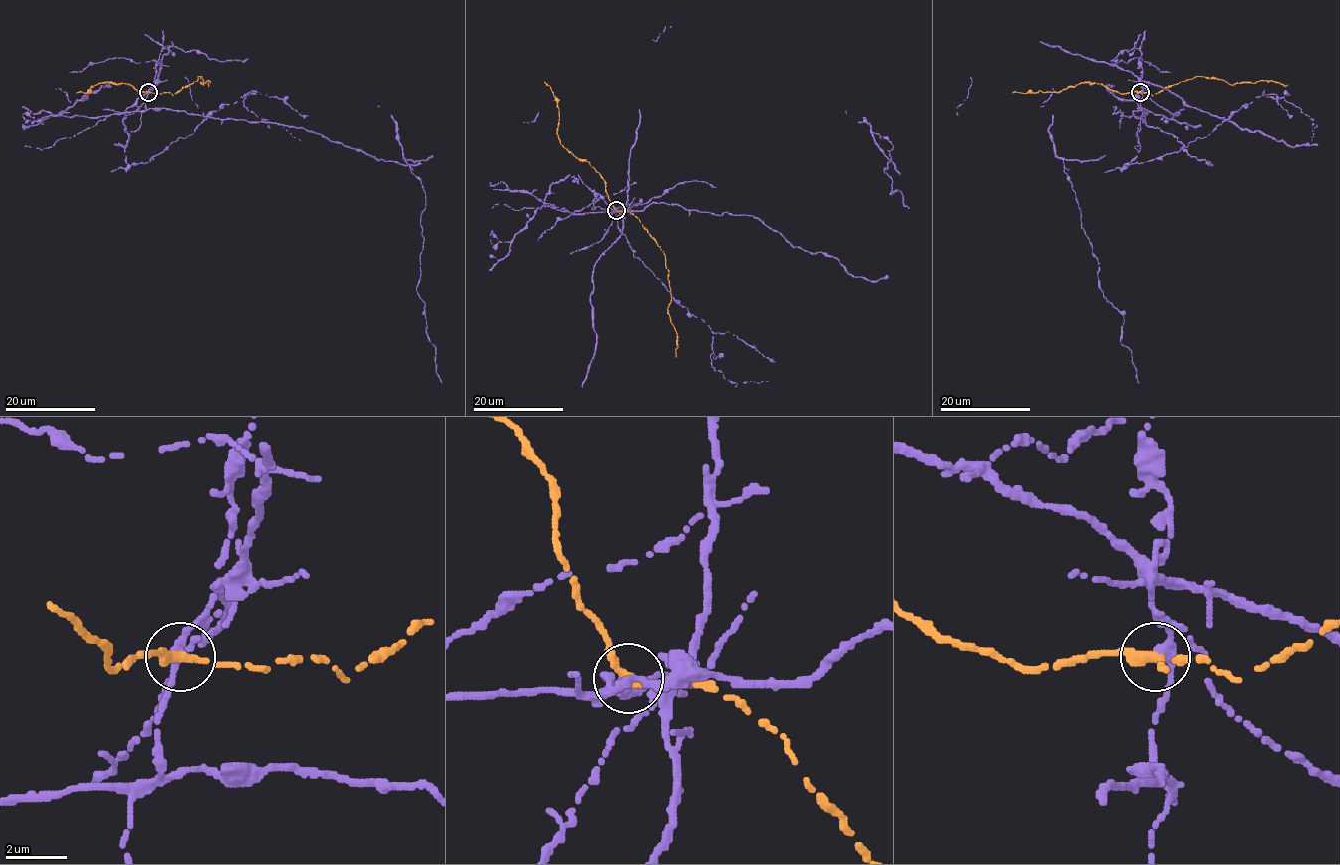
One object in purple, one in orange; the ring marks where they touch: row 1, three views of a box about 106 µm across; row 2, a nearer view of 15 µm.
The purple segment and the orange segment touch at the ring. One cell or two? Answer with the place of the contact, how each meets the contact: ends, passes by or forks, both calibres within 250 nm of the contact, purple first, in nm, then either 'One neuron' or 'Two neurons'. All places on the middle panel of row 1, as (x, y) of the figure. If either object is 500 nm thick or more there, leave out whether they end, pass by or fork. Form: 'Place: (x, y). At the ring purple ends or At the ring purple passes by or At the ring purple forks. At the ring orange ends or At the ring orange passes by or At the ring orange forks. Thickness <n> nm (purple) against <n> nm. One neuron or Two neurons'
Place: (616, 210). At the ring purple passes by. At the ring orange passes by. Thickness 300 nm (purple) against 280 nm. Two neurons

